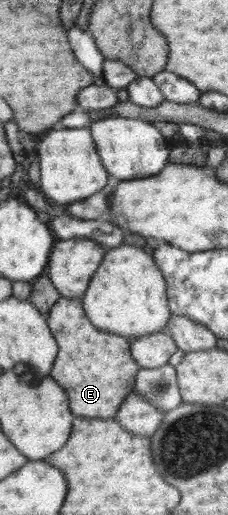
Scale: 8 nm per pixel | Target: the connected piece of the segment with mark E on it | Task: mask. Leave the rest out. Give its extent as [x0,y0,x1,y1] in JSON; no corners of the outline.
[47,297,141,419]

